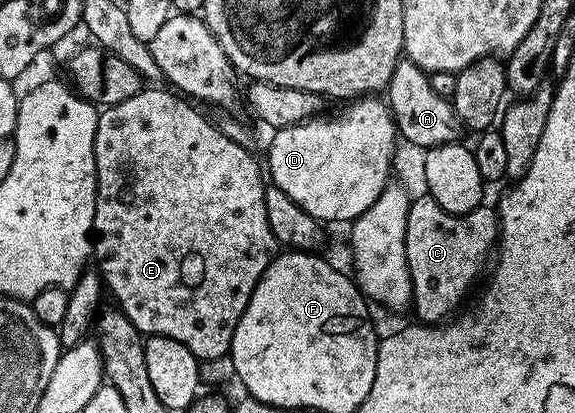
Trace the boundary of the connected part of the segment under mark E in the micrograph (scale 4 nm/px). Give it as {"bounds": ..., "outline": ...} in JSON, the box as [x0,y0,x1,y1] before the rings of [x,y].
{"bounds":[92,88,280,360],"outline":[[[144,88],[140,92],[136,92],[136,96],[130,97],[128,100],[120,100],[120,104],[115,106],[107,106],[98,115],[98,127],[96,128],[96,140],[94,141],[94,155],[96,156],[96,180],[98,187],[96,188],[96,212],[94,213],[94,233],[92,242],[92,254],[98,258],[97,269],[100,271],[102,281],[114,293],[117,309],[128,316],[128,320],[132,320],[132,324],[138,329],[138,333],[143,336],[168,336],[172,340],[180,340],[180,344],[184,344],[184,348],[188,348],[188,352],[192,352],[195,358],[201,360],[203,358],[215,358],[216,356],[224,356],[230,353],[230,345],[232,344],[232,336],[236,332],[236,324],[240,320],[240,316],[244,316],[244,308],[248,308],[248,300],[252,296],[252,292],[256,288],[256,284],[260,280],[260,276],[264,276],[264,272],[268,268],[268,264],[274,259],[275,254],[279,253],[280,243],[274,237],[272,228],[268,224],[268,212],[264,208],[264,196],[266,195],[266,186],[264,185],[264,170],[258,167],[258,162],[249,153],[247,147],[236,144],[232,140],[228,140],[228,136],[224,136],[224,132],[212,125],[209,117],[205,113],[201,114],[197,110],[197,105],[191,104],[181,93],[175,92],[173,89],[166,90],[150,90]]]}

